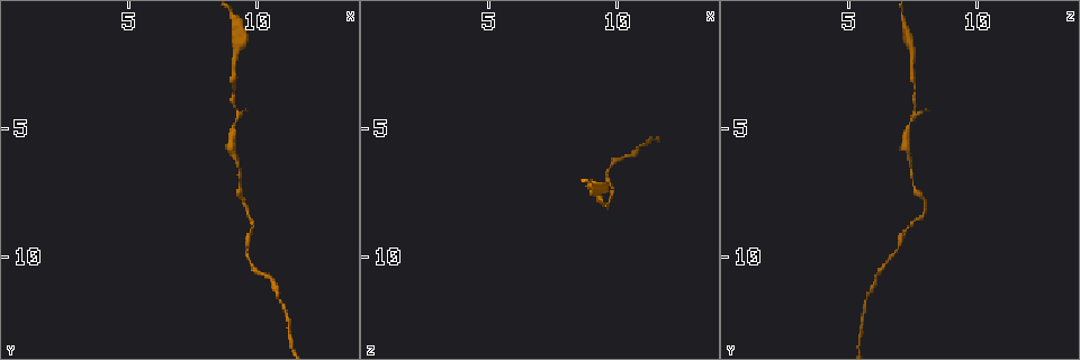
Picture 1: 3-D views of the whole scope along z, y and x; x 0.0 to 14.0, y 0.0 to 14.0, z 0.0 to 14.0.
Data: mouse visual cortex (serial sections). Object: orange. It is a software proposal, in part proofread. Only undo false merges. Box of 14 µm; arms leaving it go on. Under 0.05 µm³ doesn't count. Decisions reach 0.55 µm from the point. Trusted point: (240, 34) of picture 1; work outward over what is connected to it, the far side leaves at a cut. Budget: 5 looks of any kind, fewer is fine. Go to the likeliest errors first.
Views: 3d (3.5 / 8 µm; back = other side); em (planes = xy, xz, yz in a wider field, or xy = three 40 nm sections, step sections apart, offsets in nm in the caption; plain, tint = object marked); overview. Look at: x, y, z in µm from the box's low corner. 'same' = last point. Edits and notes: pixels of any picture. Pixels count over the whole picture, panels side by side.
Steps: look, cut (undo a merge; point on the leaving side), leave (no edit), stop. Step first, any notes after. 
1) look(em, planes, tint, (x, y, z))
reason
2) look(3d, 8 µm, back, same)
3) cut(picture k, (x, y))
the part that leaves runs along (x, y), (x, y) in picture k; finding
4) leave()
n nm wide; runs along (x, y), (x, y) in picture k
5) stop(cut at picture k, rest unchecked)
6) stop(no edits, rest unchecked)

look(3d, 3.5 µm, (9.2, 4.8, 7.4))
a narrow waist

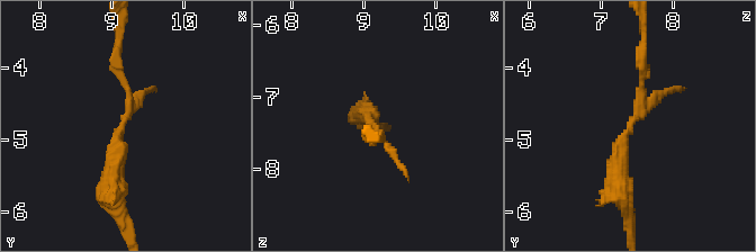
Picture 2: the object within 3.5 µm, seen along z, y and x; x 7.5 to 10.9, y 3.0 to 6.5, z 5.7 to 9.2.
look(em, planes, tint, (9.15, 4.80, 7.45))
now the EM

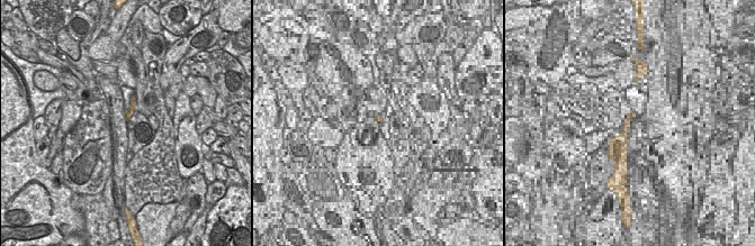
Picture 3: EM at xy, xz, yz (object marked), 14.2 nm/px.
leave()
runs along (642, 59), (639, 114), (620, 155), (622, 200) in picture 2; continuous, no second cell

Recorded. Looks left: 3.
look(3d, 3.5 µm, (9.3, 6.7, 7.5))
a narrow waist

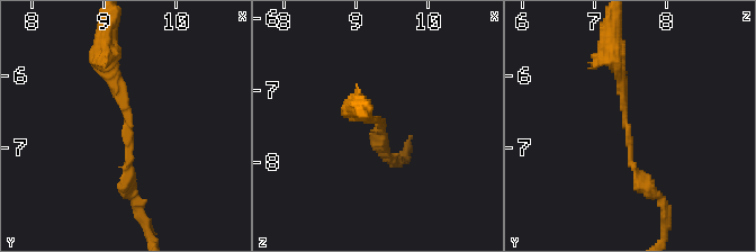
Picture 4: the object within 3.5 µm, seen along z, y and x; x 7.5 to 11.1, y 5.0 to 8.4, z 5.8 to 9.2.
look(em, xy, step 2, tint, (9.30, 6.75, 7.50))
arms of 150, 200 nm; need the tissue

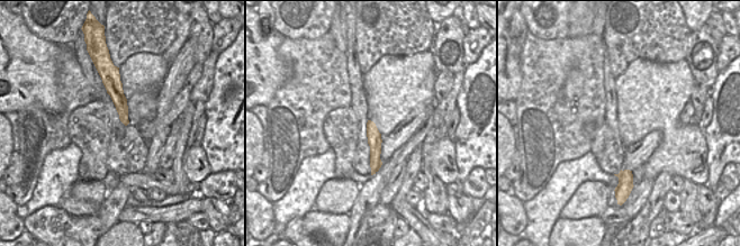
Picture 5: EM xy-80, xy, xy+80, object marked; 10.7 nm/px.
leave()
runs along (615, 60), (630, 160), (656, 195) in picture 4; all the same cell

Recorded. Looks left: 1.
stop(no edits, rest unchecked)

